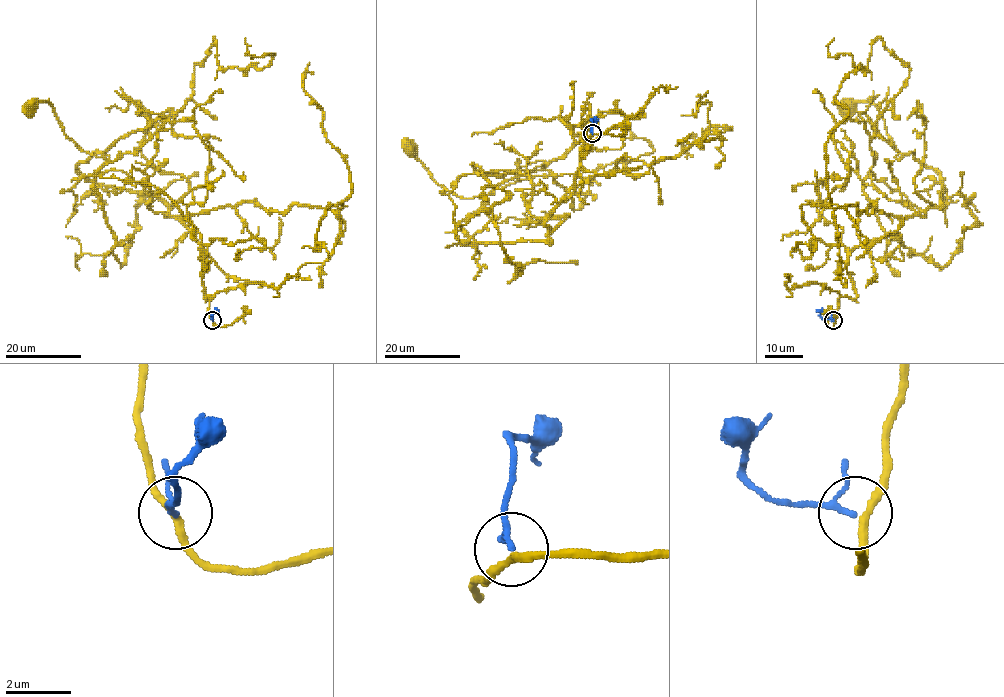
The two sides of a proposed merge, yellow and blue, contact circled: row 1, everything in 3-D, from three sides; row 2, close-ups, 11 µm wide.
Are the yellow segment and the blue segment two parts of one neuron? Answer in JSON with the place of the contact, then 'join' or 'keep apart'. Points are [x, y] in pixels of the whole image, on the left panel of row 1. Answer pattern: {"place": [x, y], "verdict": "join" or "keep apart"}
{"place": [212, 320], "verdict": "join"}

